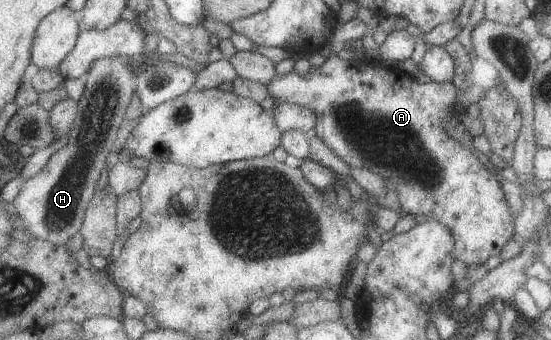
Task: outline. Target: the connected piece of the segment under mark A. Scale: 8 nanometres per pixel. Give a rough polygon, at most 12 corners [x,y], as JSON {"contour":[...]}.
{"contour":[[335,51],[273,98],[309,107],[348,166],[445,224],[456,260],[500,256],[498,178],[443,131],[453,82]]}

